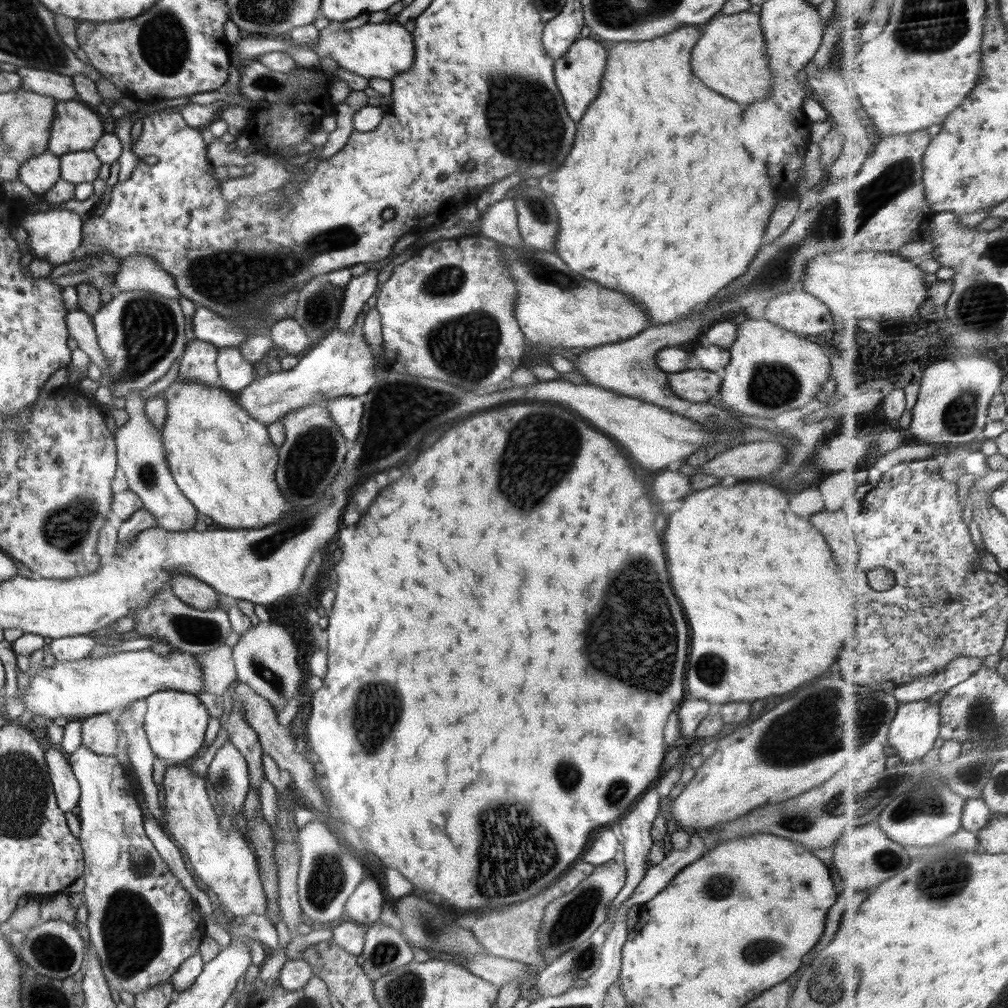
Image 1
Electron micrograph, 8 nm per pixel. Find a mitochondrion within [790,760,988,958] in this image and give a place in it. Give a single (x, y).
(941, 882)

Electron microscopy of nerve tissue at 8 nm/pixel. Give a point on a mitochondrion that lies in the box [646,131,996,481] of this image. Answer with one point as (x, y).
(828, 224)

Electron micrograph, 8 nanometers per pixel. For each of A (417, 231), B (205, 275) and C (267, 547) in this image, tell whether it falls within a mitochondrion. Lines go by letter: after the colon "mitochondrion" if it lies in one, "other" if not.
A: other
B: mitochondrion
C: mitochondrion

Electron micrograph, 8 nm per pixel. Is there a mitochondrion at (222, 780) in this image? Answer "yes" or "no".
yes

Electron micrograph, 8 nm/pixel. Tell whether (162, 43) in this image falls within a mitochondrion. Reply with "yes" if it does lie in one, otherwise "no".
yes

